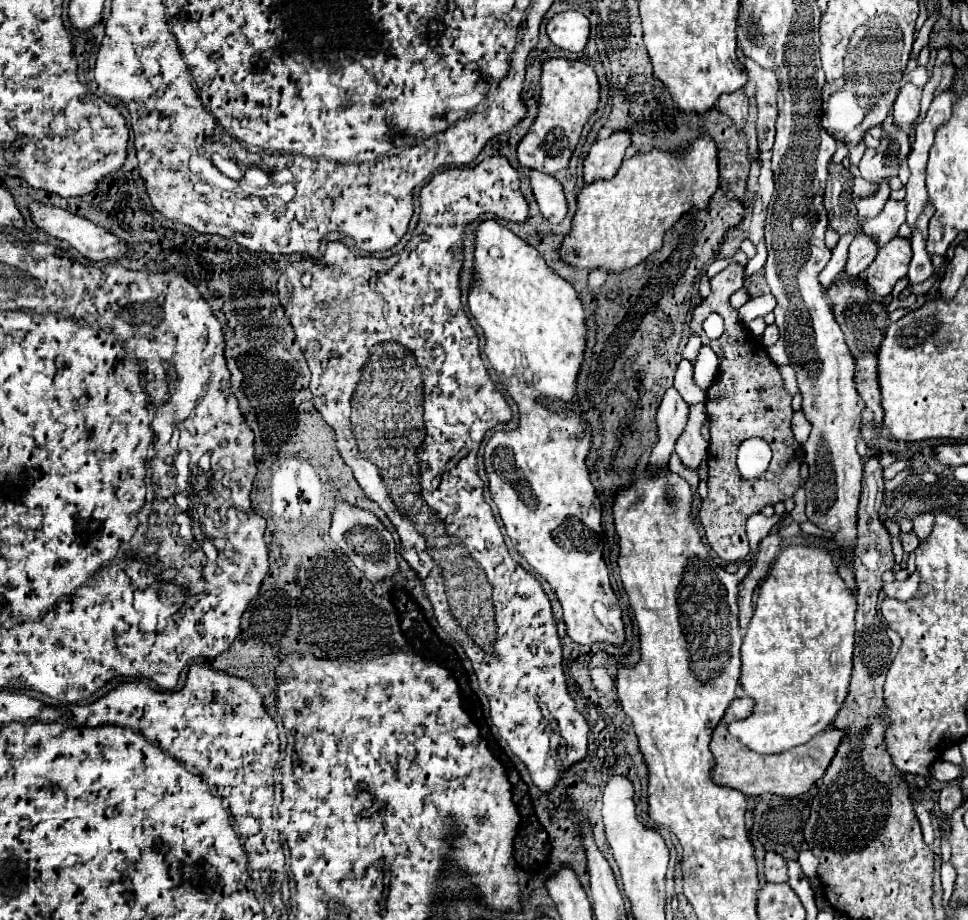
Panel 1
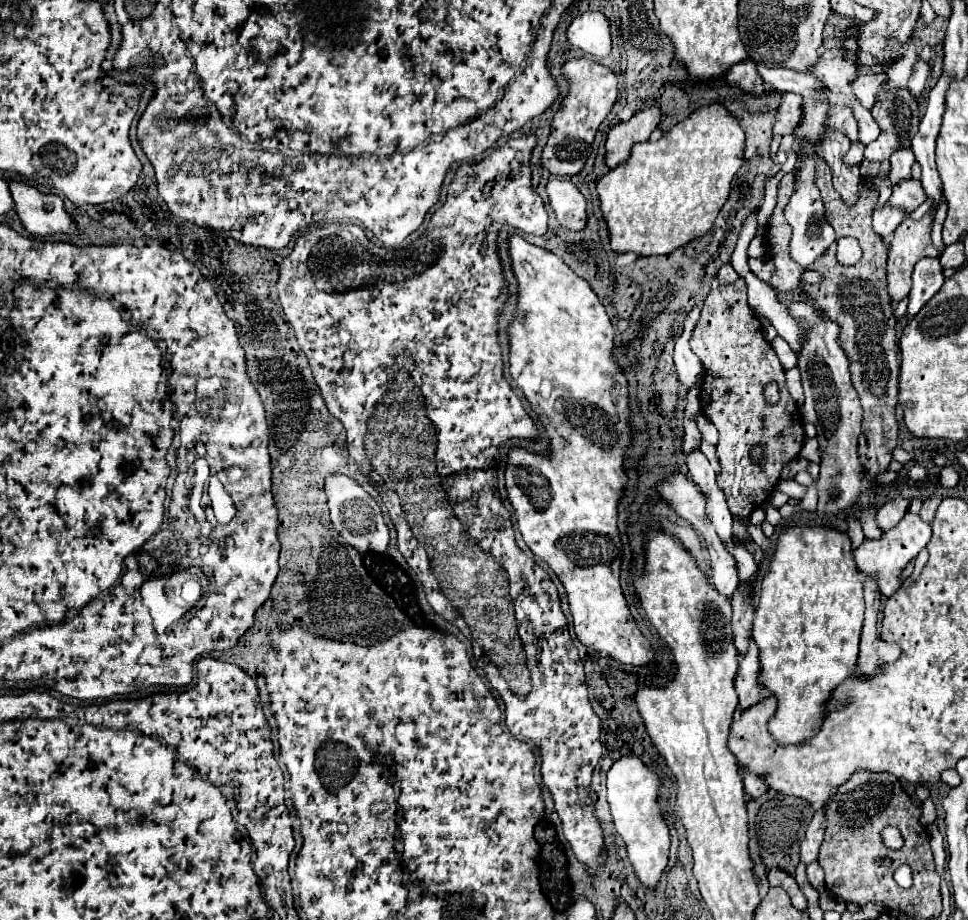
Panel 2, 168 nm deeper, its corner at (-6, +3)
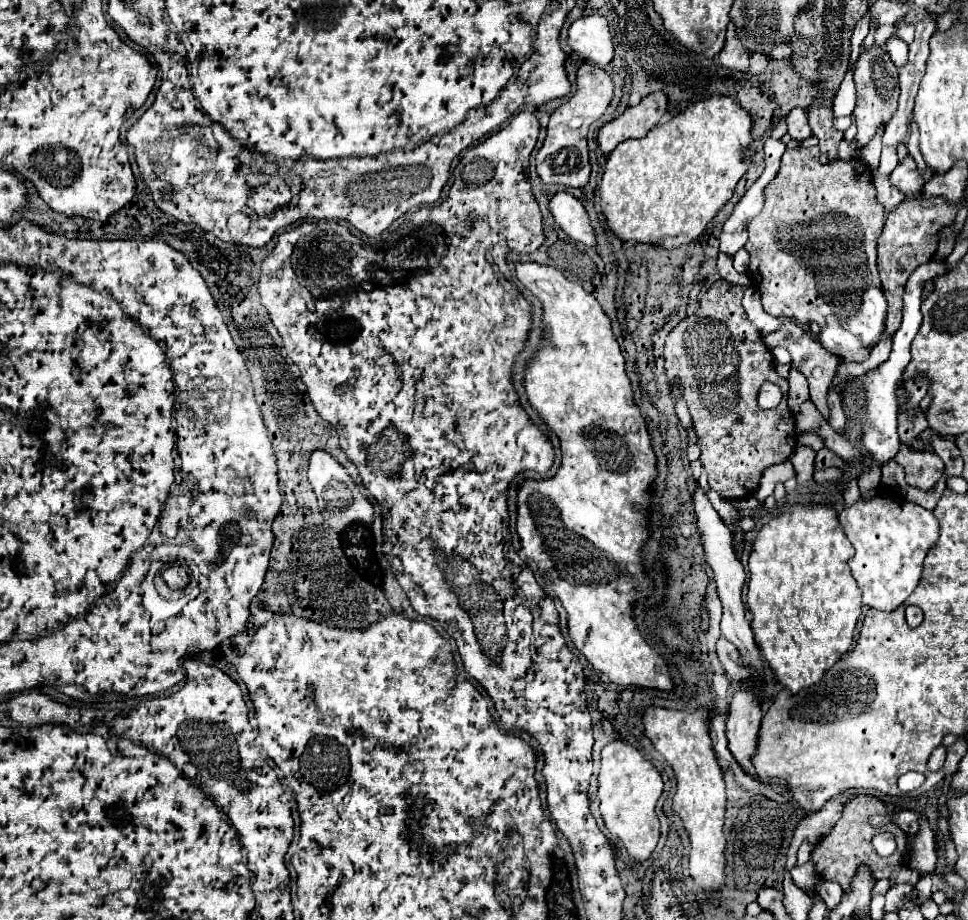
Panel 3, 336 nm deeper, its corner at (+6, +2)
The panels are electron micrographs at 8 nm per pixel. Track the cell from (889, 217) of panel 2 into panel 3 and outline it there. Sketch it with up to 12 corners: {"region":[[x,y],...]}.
{"region":[[876,176],[878,202],[886,212],[906,198],[890,184],[890,176]]}

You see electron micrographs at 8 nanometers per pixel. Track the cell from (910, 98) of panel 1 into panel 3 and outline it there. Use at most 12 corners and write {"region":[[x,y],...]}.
{"region":[[890,36],[886,42],[890,58],[902,68],[908,60],[908,46]]}

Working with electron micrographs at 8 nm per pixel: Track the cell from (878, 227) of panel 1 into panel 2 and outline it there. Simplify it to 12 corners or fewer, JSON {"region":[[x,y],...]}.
{"region":[[902,181],[888,199],[910,215],[926,201],[920,181]]}

